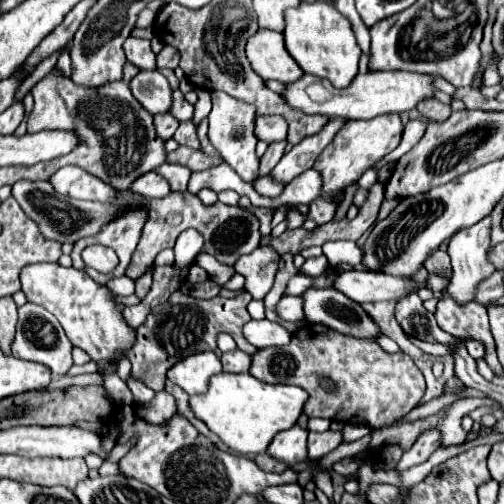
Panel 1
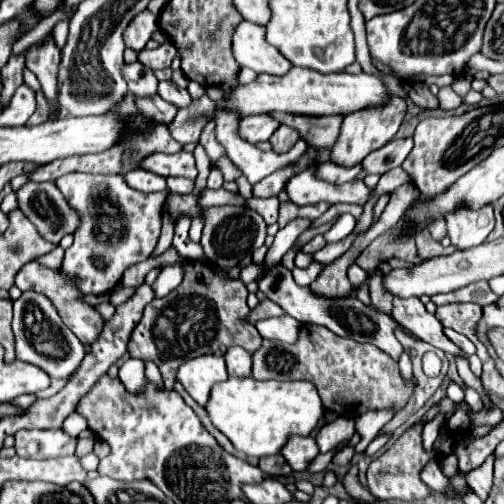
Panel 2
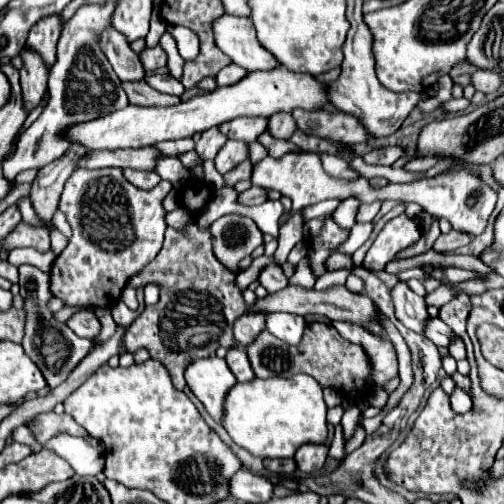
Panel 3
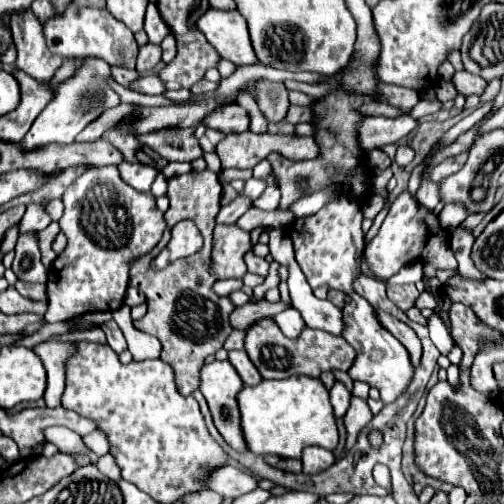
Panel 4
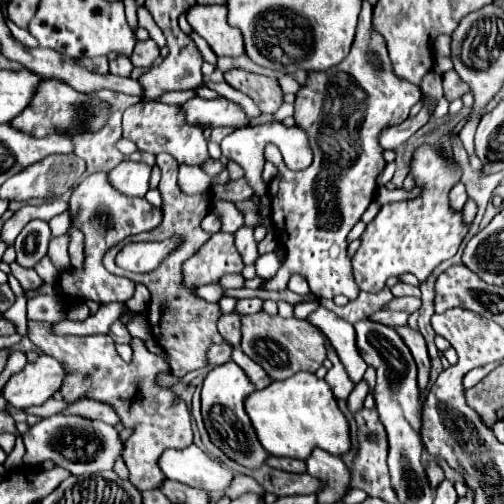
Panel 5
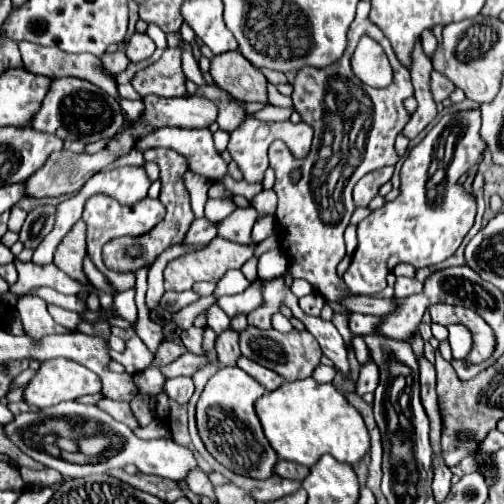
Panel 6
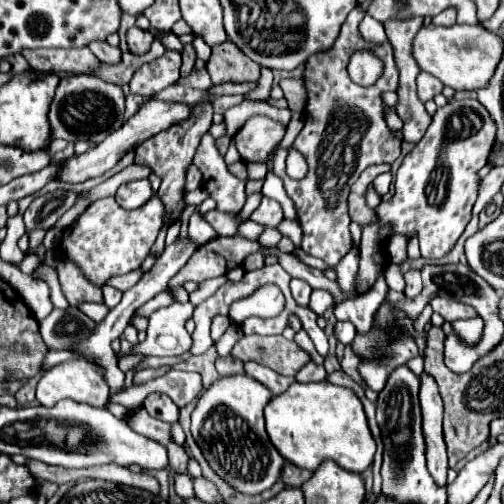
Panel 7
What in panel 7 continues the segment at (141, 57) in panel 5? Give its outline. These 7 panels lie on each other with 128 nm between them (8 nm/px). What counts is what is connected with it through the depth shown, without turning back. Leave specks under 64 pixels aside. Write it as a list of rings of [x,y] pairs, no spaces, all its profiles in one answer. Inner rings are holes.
[[[132,26],[132,28],[128,30],[128,34],[126,34],[128,50],[130,50],[132,54],[136,54],[136,56],[146,54],[146,52],[150,50],[152,42],[154,42],[154,36],[152,36],[148,30],[140,30],[140,28],[136,28],[136,26]]]

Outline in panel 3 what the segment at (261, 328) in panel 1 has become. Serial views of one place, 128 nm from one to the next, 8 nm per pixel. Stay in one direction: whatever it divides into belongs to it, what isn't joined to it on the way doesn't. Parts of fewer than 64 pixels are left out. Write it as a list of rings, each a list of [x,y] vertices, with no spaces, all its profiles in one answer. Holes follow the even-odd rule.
[[[272,312],[266,316],[266,330],[284,340],[286,344],[298,344],[306,328],[304,316],[288,314],[288,312]]]

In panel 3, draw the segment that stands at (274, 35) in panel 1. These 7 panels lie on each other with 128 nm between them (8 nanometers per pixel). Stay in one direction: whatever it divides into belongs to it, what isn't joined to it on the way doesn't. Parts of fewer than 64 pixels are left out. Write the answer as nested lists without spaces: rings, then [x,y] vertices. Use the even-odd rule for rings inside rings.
[[[224,14],[214,22],[214,38],[218,48],[230,56],[230,60],[248,72],[272,70],[280,62],[262,48],[256,40],[256,30],[250,18],[238,18]]]

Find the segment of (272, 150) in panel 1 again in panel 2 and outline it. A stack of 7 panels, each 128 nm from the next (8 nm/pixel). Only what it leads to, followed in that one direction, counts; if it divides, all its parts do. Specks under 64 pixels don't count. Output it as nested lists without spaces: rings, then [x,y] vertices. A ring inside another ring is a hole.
[[[280,126],[272,136],[270,136],[270,144],[272,144],[272,150],[276,152],[276,154],[284,154],[284,152],[288,152],[296,142],[298,142],[298,134],[292,130],[292,128],[288,128],[288,126]]]

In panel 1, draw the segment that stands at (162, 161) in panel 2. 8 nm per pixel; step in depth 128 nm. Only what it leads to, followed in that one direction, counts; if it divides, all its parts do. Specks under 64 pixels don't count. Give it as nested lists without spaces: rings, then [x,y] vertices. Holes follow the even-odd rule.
[[[162,164],[162,166],[156,168],[156,172],[170,182],[172,190],[176,190],[176,192],[186,192],[188,180],[190,180],[190,174],[192,174],[188,168],[180,166],[180,164]]]

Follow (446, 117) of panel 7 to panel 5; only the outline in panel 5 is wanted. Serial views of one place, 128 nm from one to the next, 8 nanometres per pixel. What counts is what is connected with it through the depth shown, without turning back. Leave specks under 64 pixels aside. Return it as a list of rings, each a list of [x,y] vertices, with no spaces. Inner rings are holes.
[[[434,144],[422,146],[414,152],[410,172],[416,178],[416,186],[422,186],[424,192],[416,200],[384,204],[378,216],[366,226],[362,246],[352,258],[354,278],[360,290],[380,292],[386,278],[400,276],[404,272],[410,272],[420,282],[426,282],[438,264],[458,252],[468,232],[462,224],[462,214],[456,214],[448,204],[448,192],[460,180],[460,166],[454,164],[454,168],[448,168],[438,152],[438,144]]]

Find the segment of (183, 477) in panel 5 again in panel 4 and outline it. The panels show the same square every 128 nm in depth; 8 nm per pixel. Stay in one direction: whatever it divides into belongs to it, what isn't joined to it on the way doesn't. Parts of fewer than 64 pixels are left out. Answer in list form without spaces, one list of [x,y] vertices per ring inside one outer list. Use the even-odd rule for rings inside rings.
[[[232,464],[224,466],[224,468],[218,468],[216,472],[212,472],[208,476],[208,486],[222,494],[224,498],[238,498],[242,494],[248,494],[252,490],[258,488],[258,480],[256,476],[252,476],[250,472],[244,472]]]

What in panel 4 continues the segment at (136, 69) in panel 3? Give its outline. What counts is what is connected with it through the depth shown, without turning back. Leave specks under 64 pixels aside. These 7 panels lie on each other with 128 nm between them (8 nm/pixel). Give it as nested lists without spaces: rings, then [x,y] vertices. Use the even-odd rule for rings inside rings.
[[[68,4],[64,14],[48,20],[44,24],[44,38],[50,48],[50,52],[72,58],[72,56],[96,56],[106,60],[110,66],[124,66],[124,68],[136,68],[136,56],[138,56],[138,44],[134,40],[134,34],[128,32],[120,20],[116,20],[108,10],[96,10],[96,8],[82,8],[76,4]]]

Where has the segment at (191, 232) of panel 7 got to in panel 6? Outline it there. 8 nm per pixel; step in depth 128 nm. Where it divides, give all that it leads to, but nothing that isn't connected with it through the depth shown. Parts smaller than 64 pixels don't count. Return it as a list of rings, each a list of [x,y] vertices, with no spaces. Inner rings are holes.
[[[186,172],[184,174],[184,188],[188,190],[190,194],[190,200],[192,200],[192,210],[196,214],[196,218],[204,216],[205,203],[208,200],[208,189],[210,181],[204,176],[196,176],[194,172]]]

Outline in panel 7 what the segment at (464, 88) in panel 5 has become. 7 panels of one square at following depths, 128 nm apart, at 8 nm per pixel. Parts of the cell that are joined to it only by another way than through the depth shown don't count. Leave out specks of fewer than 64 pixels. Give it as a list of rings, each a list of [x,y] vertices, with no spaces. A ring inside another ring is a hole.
[[[420,72],[418,74],[416,84],[418,84],[418,96],[420,96],[422,102],[432,100],[444,88],[444,84],[440,84],[440,80],[436,80],[432,74],[426,74],[426,72]]]

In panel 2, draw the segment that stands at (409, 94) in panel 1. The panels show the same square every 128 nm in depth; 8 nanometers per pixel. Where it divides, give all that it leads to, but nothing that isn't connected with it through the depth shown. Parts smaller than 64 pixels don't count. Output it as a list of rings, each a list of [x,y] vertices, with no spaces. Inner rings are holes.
[[[292,68],[284,76],[260,74],[256,82],[244,84],[230,90],[230,100],[226,102],[228,110],[236,110],[242,116],[250,114],[268,114],[268,112],[292,112],[304,116],[328,116],[340,114],[346,116],[356,110],[384,106],[388,102],[390,90],[384,86],[382,78],[376,74],[320,74],[308,68]]]

